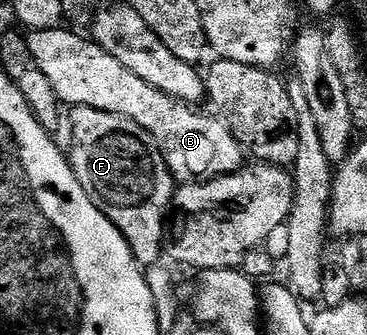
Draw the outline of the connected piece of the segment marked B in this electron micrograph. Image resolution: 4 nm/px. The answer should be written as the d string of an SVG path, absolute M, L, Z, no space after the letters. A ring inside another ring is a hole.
M63 25L41 28L27 35L33 66L49 77L60 104L92 107L129 117L129 121L141 125L141 129L153 137L176 180L199 181L207 176L230 174L244 166L245 148L222 118L206 115L198 106L161 93L161 89L149 85L149 81L141 81L137 73L125 69L117 57L109 57L94 39L65 28Z

